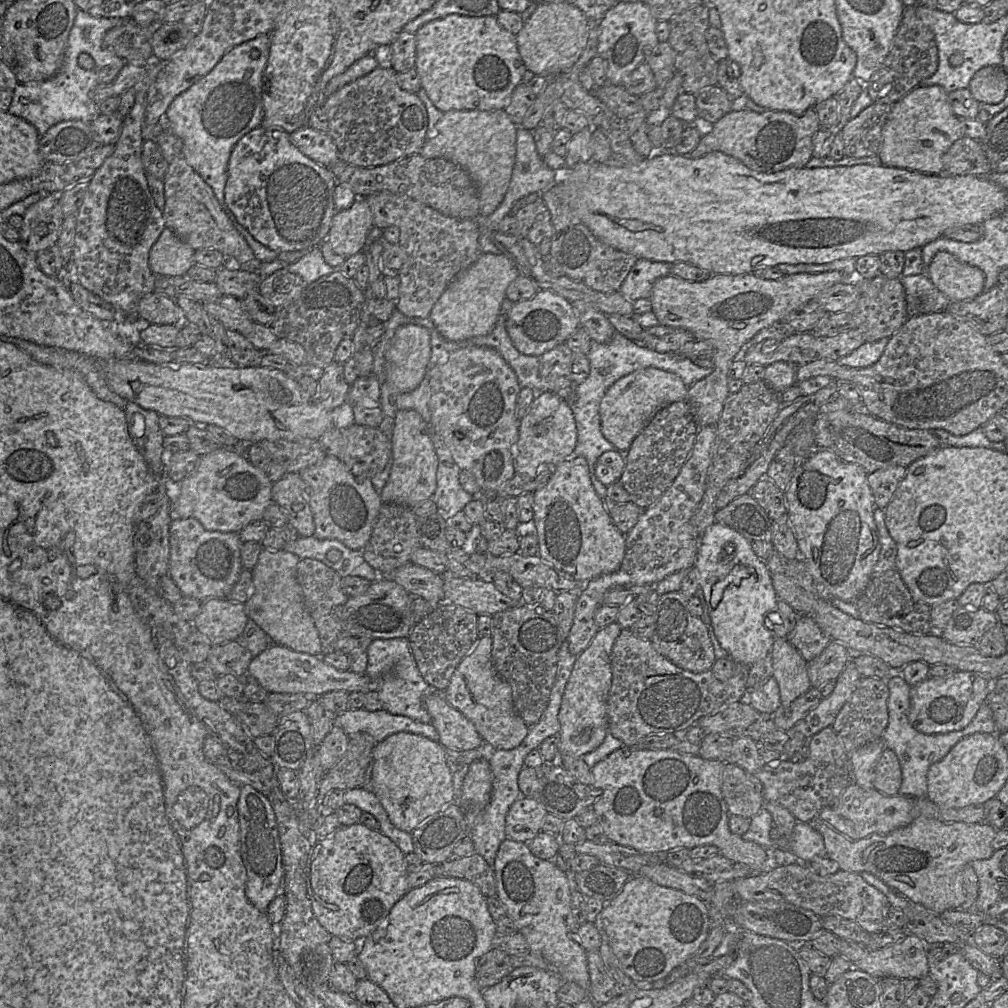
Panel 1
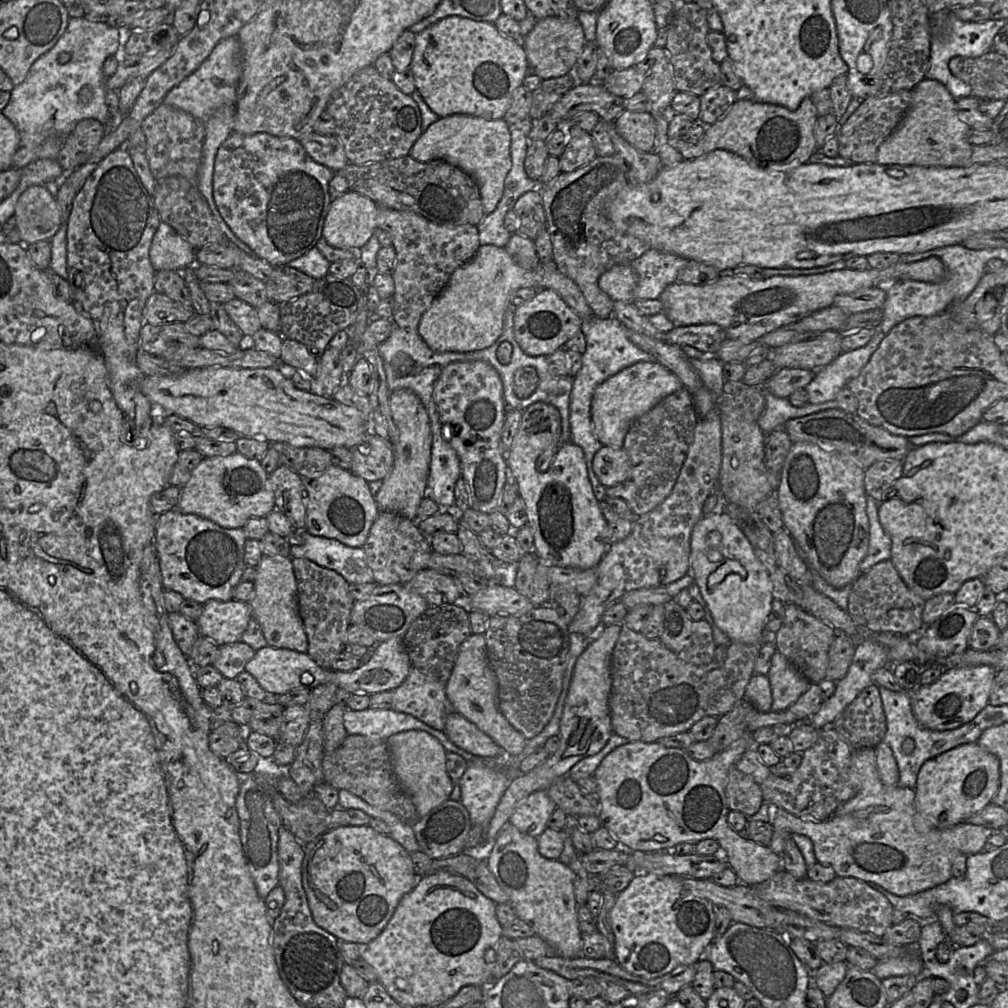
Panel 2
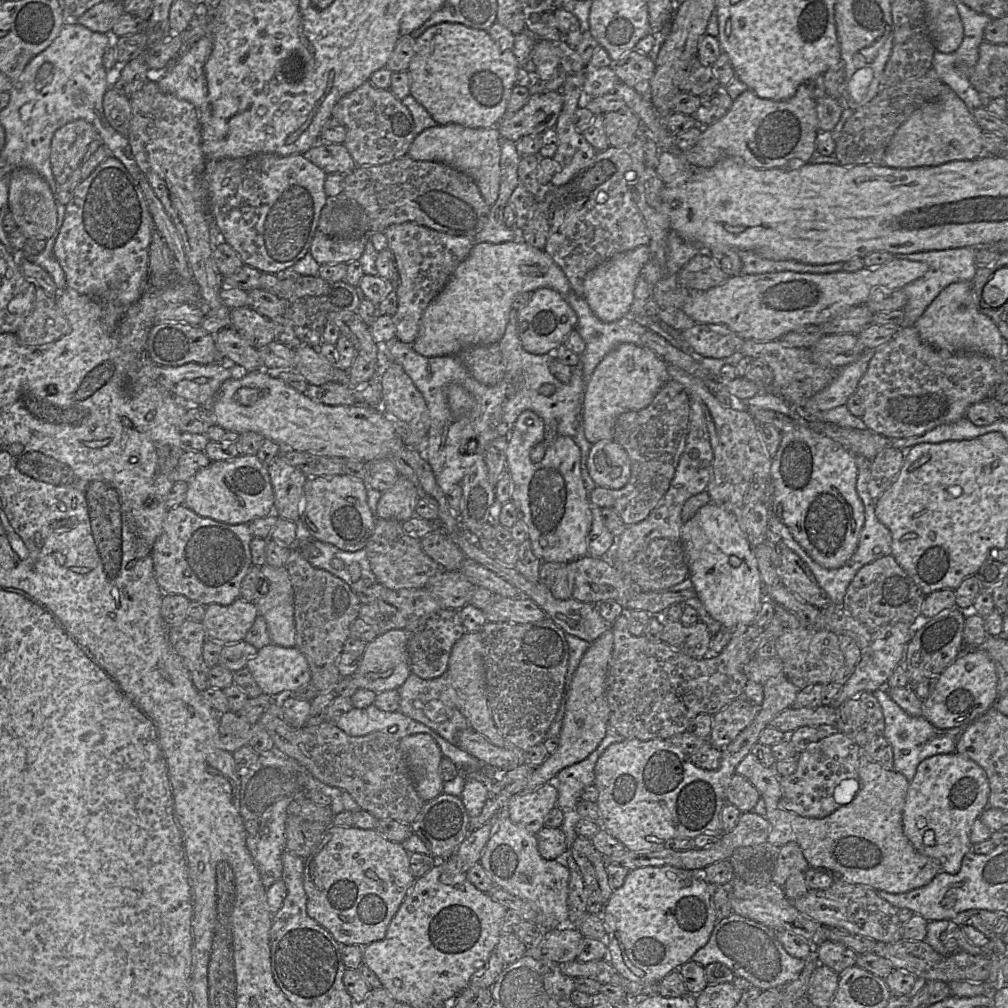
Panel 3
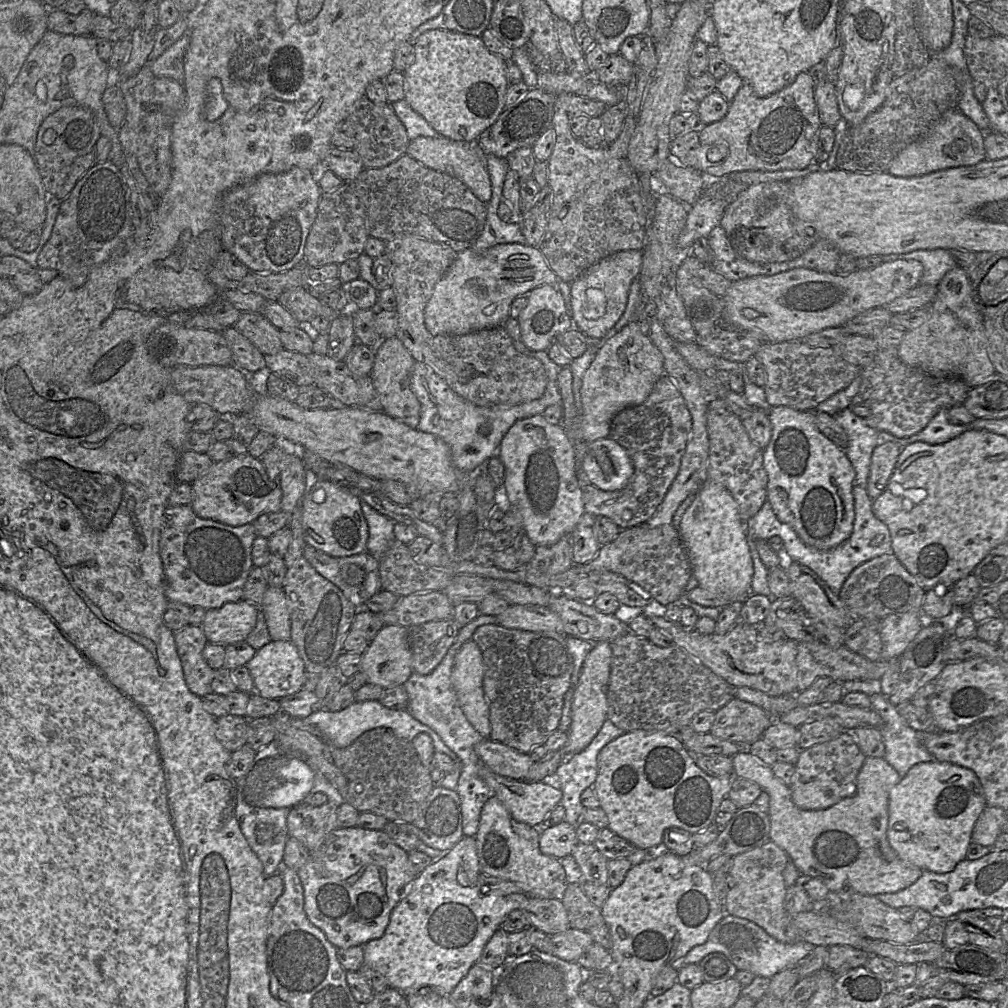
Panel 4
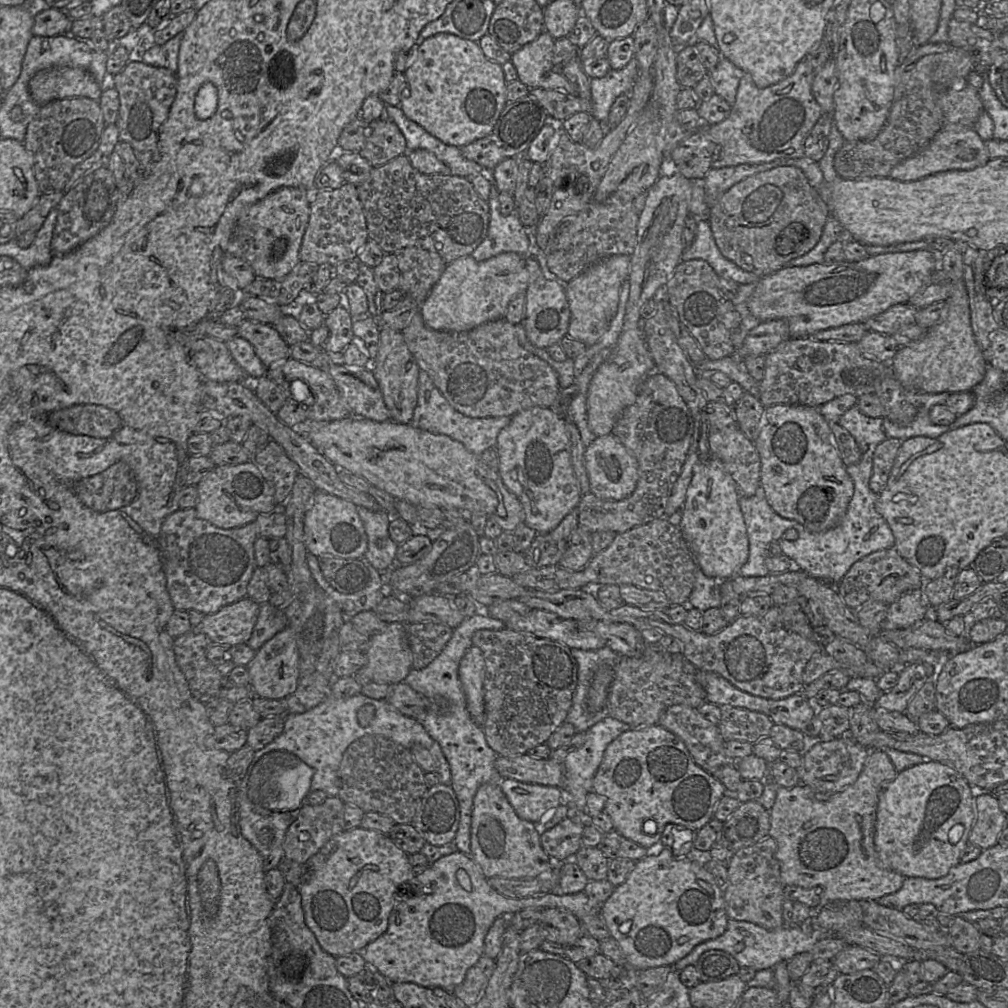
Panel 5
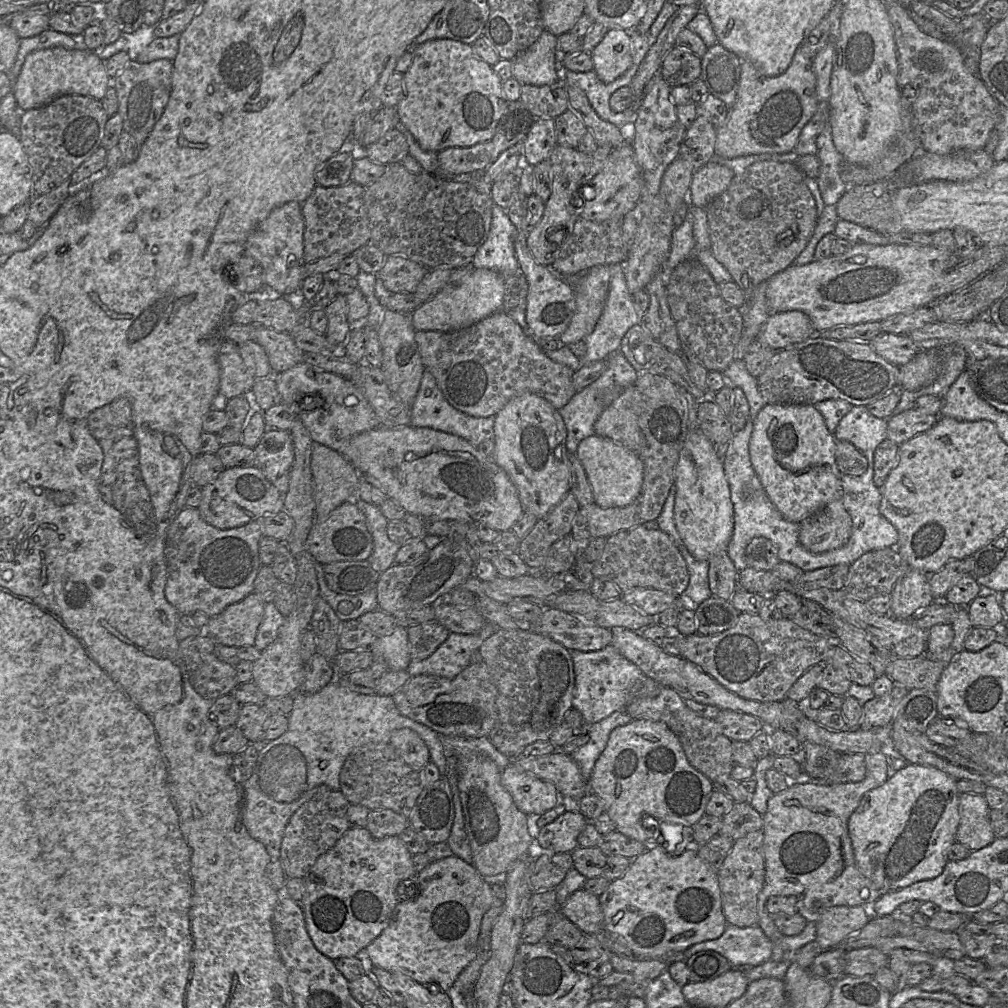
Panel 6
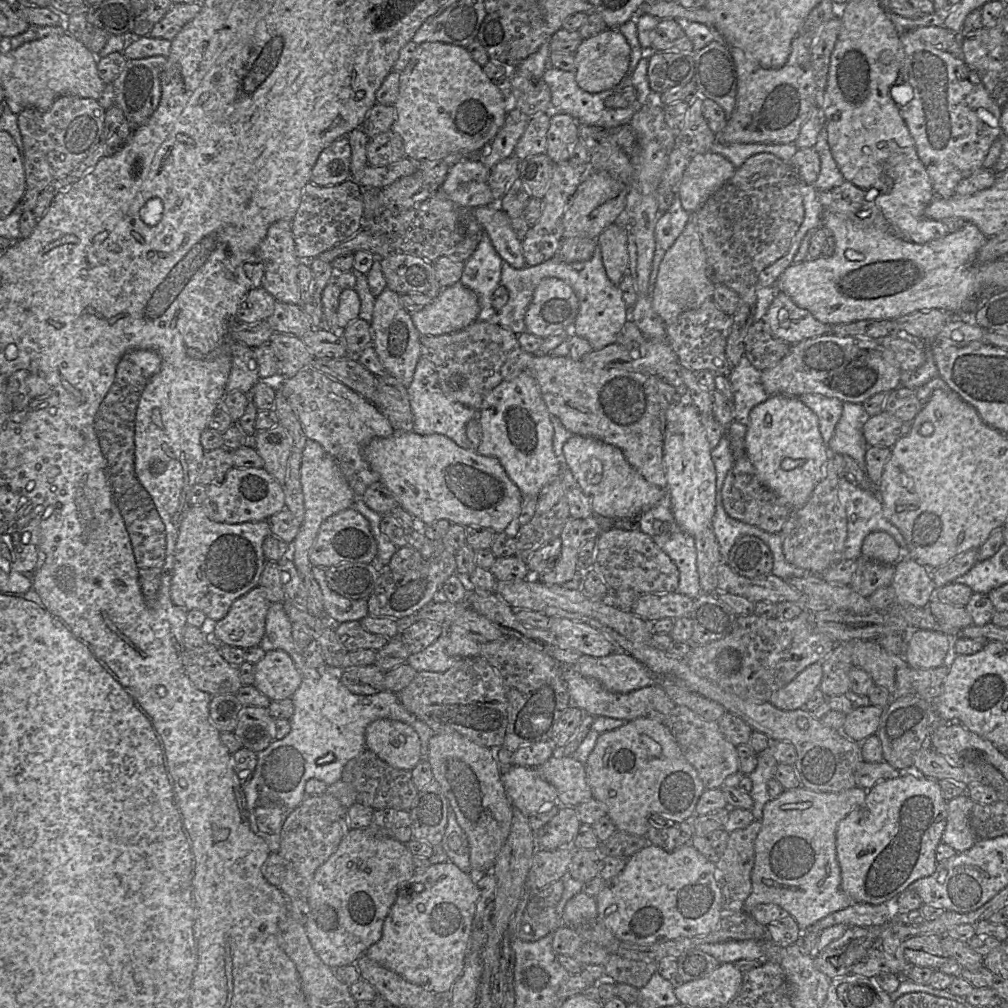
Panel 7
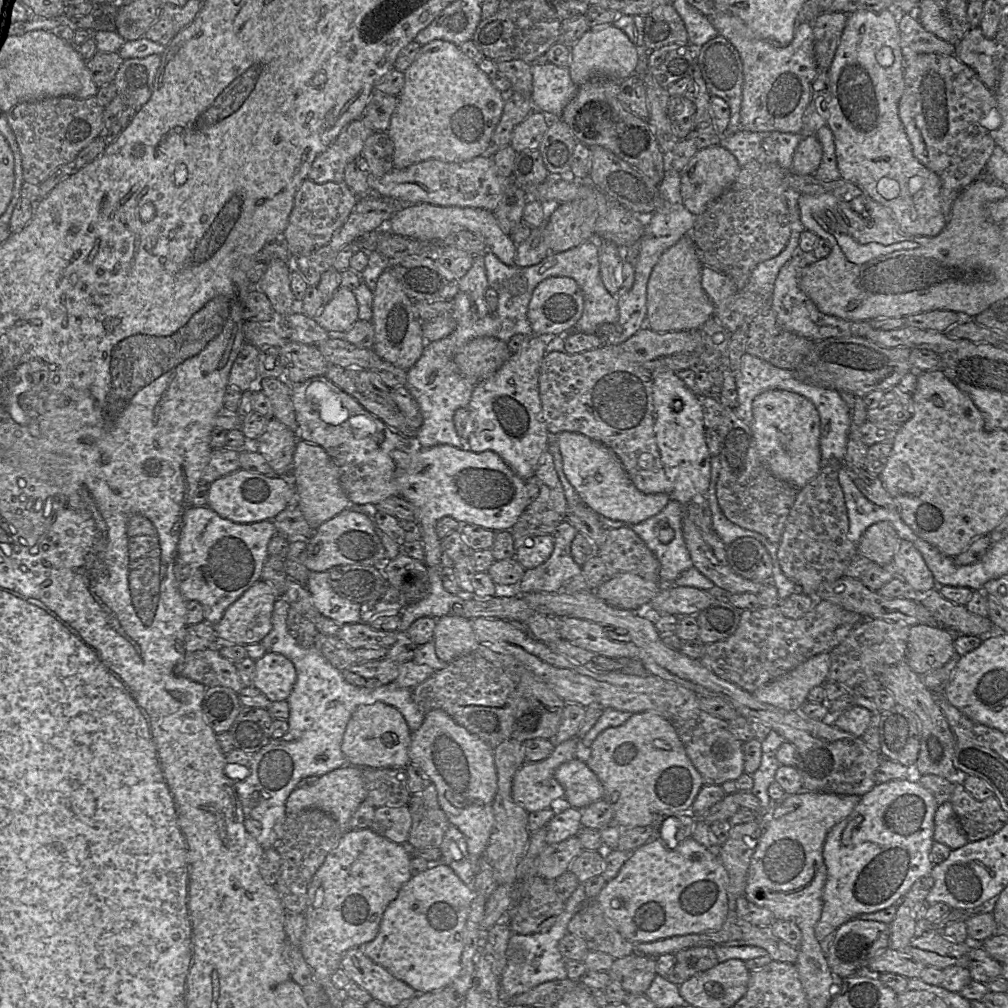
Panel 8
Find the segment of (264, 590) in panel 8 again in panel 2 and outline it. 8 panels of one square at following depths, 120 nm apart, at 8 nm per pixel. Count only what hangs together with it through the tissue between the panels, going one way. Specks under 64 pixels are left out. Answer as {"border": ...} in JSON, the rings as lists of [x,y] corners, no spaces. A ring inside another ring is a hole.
{"border":[[[234,598],[229,601],[213,599],[203,604],[196,623],[201,636],[222,646],[240,641],[251,618],[249,603]]]}

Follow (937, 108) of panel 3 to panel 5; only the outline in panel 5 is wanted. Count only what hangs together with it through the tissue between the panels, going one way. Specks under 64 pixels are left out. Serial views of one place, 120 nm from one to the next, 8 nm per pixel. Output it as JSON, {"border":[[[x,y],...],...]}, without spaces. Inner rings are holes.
{"border":[[[943,125],[932,141],[920,152],[897,164],[890,172],[892,179],[910,182],[950,170],[972,170],[990,160],[986,142],[974,128],[962,125]]]}

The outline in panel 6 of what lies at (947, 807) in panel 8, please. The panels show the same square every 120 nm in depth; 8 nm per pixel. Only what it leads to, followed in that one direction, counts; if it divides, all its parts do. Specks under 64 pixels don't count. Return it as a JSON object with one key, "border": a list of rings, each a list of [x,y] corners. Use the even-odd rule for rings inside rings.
{"border":[[[961,793],[958,811],[960,821],[956,833],[957,843],[970,851],[976,851],[996,839],[989,819],[990,808],[983,795]]]}

